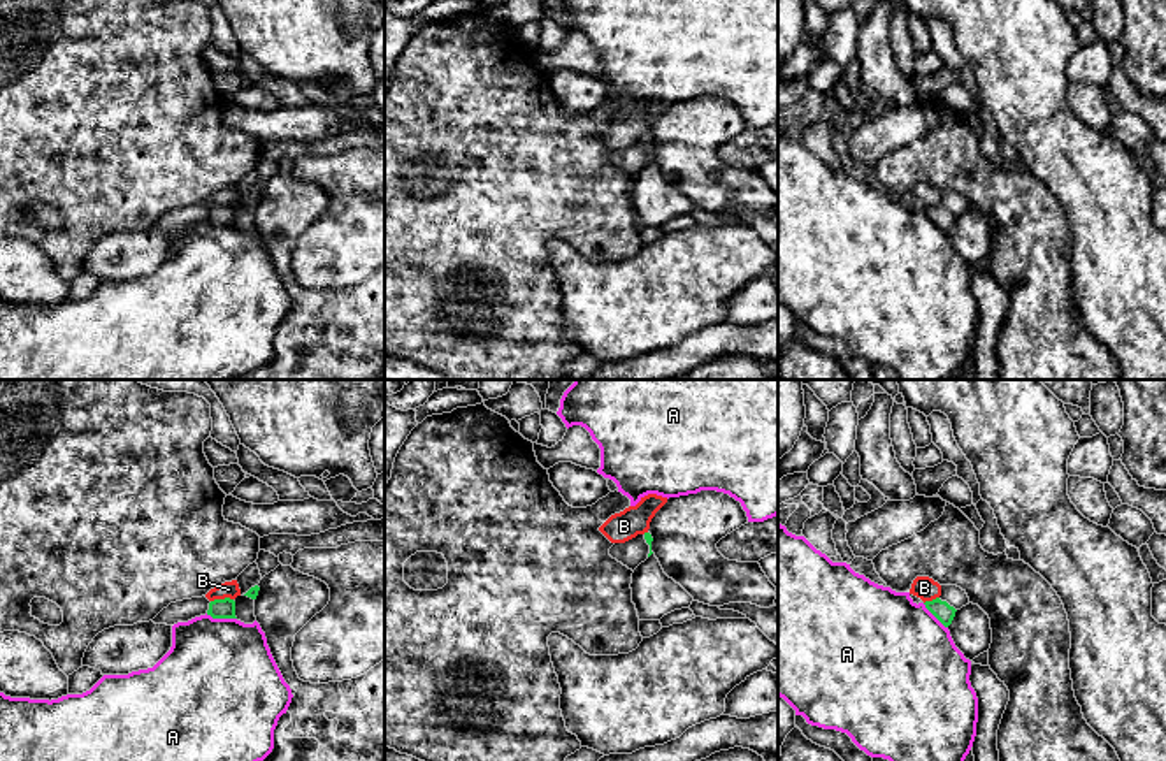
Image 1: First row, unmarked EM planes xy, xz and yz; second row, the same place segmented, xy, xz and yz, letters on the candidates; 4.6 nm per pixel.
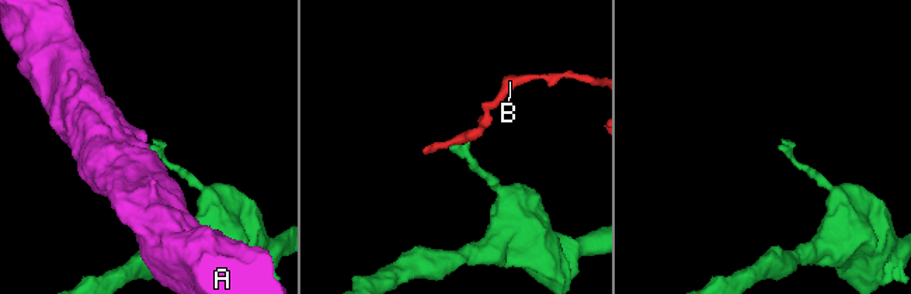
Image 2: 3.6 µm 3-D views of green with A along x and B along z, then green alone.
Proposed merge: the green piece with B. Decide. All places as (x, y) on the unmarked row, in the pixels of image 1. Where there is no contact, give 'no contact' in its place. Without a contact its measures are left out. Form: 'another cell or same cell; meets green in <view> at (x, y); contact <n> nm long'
another cell; meets green in xy at (222, 206); contact 110 nm long

